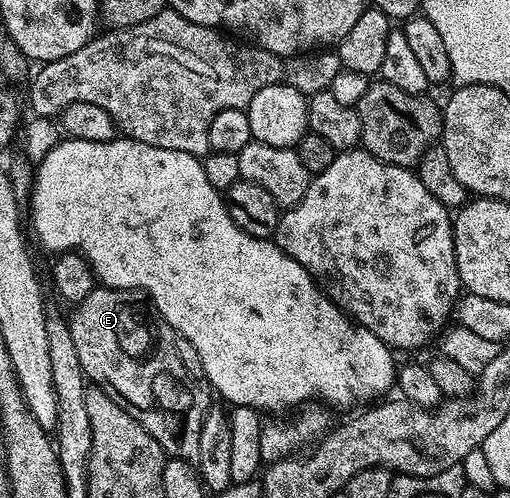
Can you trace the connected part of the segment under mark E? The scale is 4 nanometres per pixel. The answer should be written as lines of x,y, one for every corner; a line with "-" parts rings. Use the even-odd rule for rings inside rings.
106,287
92,288
91,292
83,301
78,302
74,306
75,314
72,315
71,321
69,320
69,328
71,330
71,339
73,347
77,353
79,366
83,368
84,378
88,382
94,383
98,388
106,391
113,403
121,406
133,420
141,427
145,427
147,434
154,439
164,451
164,454
171,459
195,459
199,455
199,436
203,427
203,420
205,414
208,412
206,401
207,393
209,394
209,386
203,376
203,368
197,359
197,355
193,351
193,347
188,341
181,336
181,334
169,324
168,321
160,319
146,304
142,305
139,301
134,301
132,294
125,289
108,289

